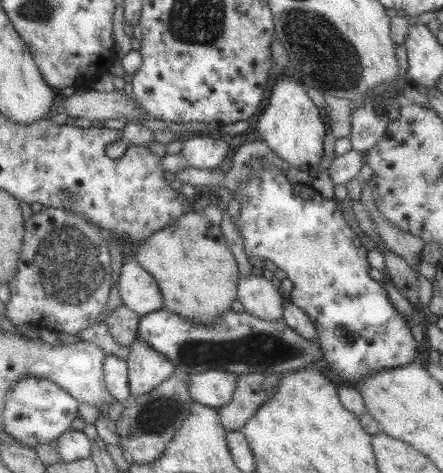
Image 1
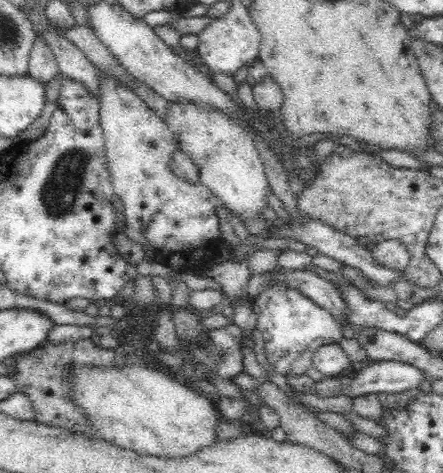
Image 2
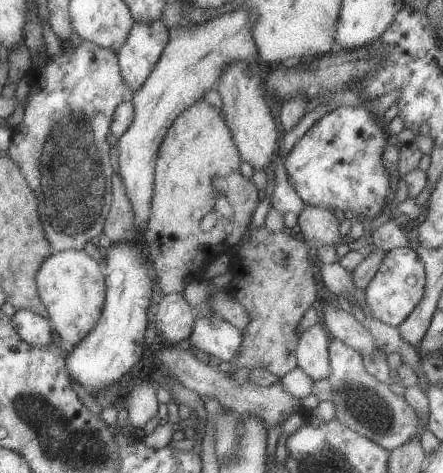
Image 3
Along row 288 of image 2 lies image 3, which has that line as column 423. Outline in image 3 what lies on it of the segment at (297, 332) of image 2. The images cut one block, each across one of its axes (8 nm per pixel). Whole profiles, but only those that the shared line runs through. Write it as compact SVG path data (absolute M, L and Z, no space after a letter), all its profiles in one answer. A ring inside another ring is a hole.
M393 248L385 252L381 266L365 290L365 302L375 320L389 328L399 328L423 300L425 268L411 248Z

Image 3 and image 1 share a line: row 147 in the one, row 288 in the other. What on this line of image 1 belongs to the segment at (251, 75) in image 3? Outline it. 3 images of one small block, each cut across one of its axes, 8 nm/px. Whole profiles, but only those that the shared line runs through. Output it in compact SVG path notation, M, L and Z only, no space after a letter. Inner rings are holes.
M239 276L235 284L235 296L237 302L243 306L243 310L249 316L261 318L261 320L281 320L283 304L285 300L277 294L279 288L275 288L269 280L263 276Z

